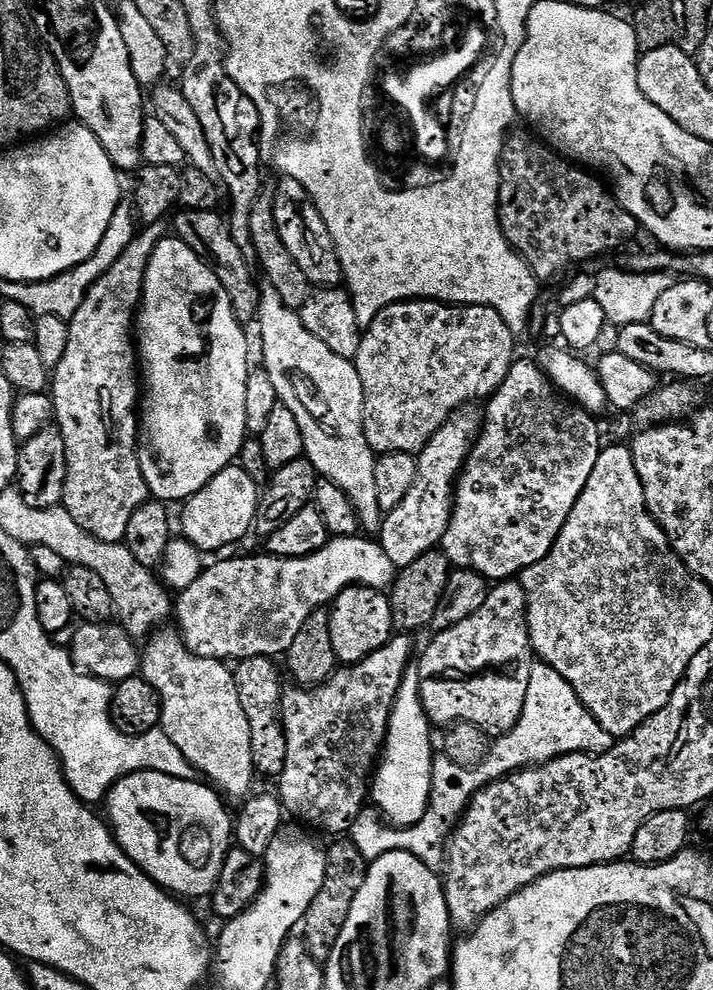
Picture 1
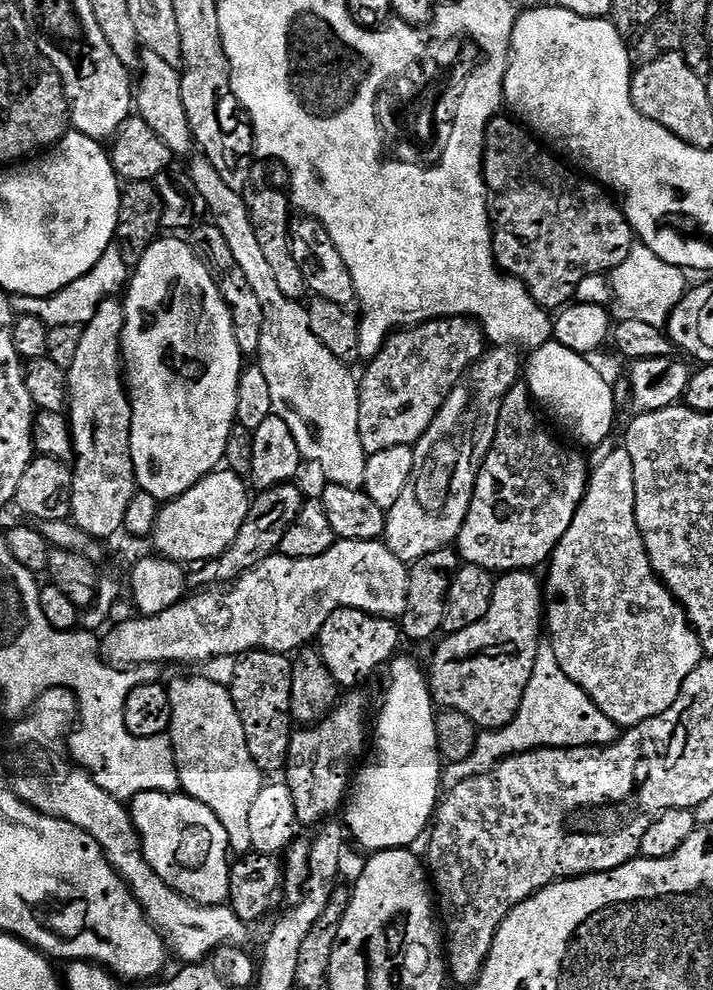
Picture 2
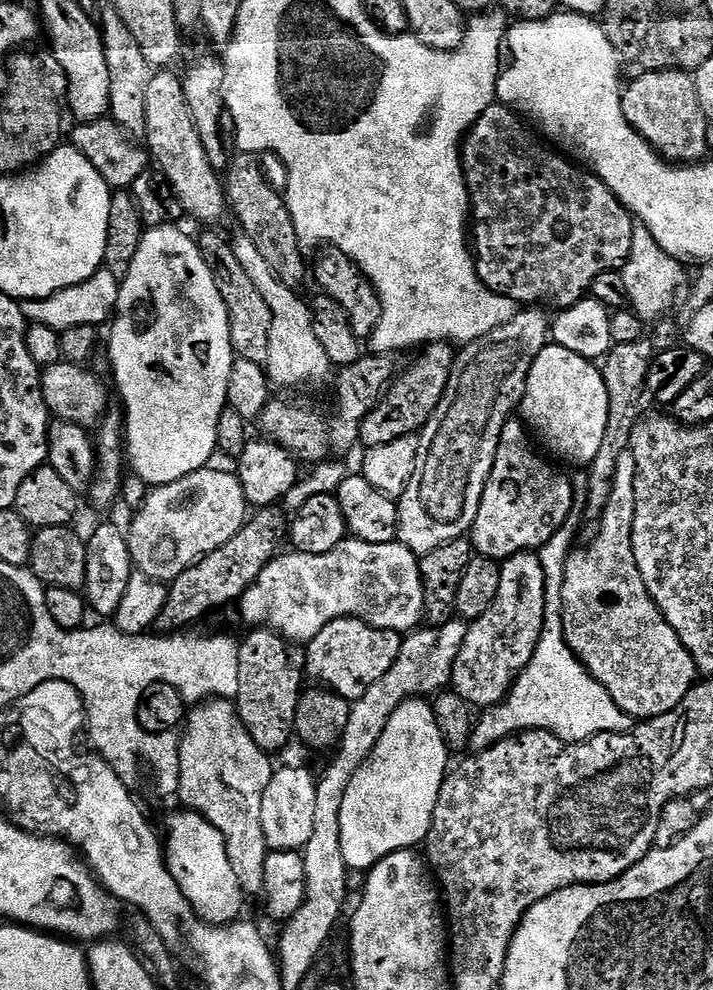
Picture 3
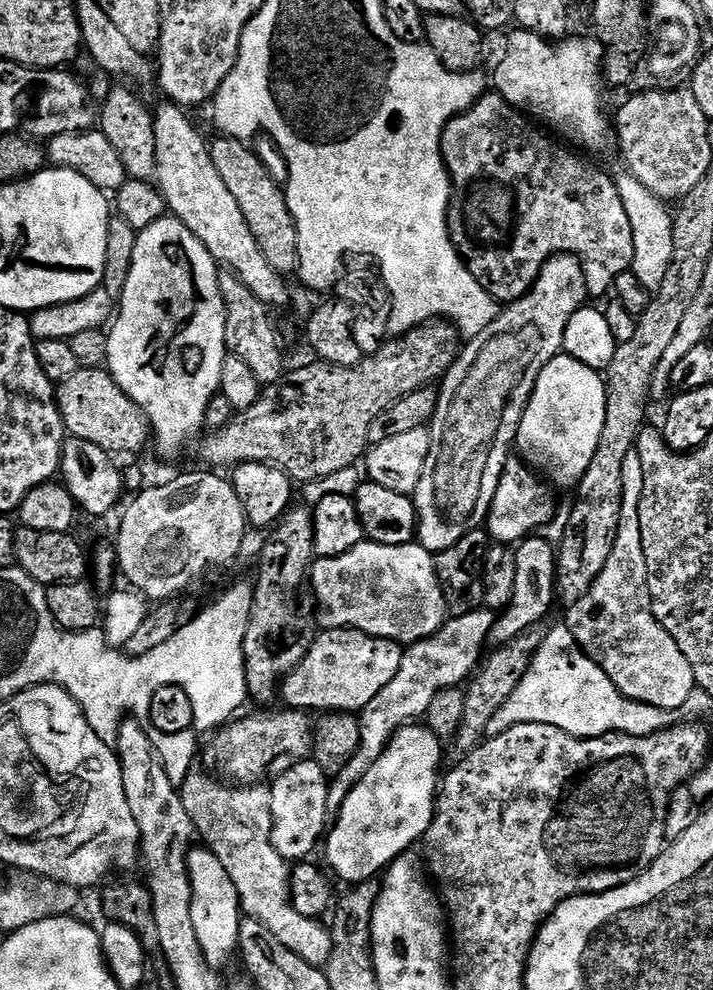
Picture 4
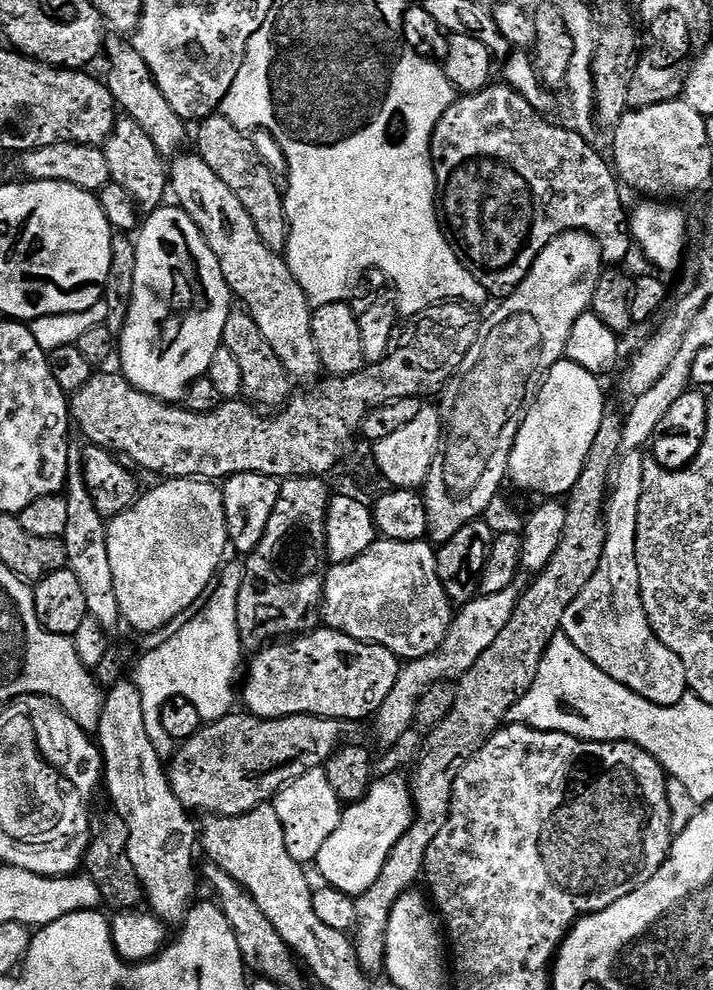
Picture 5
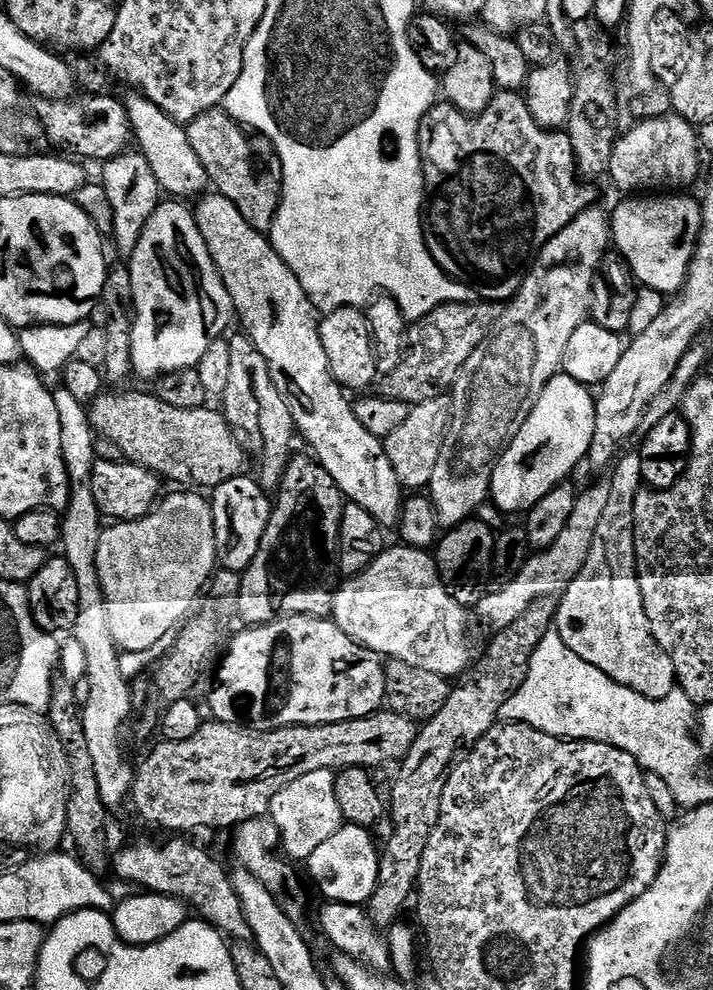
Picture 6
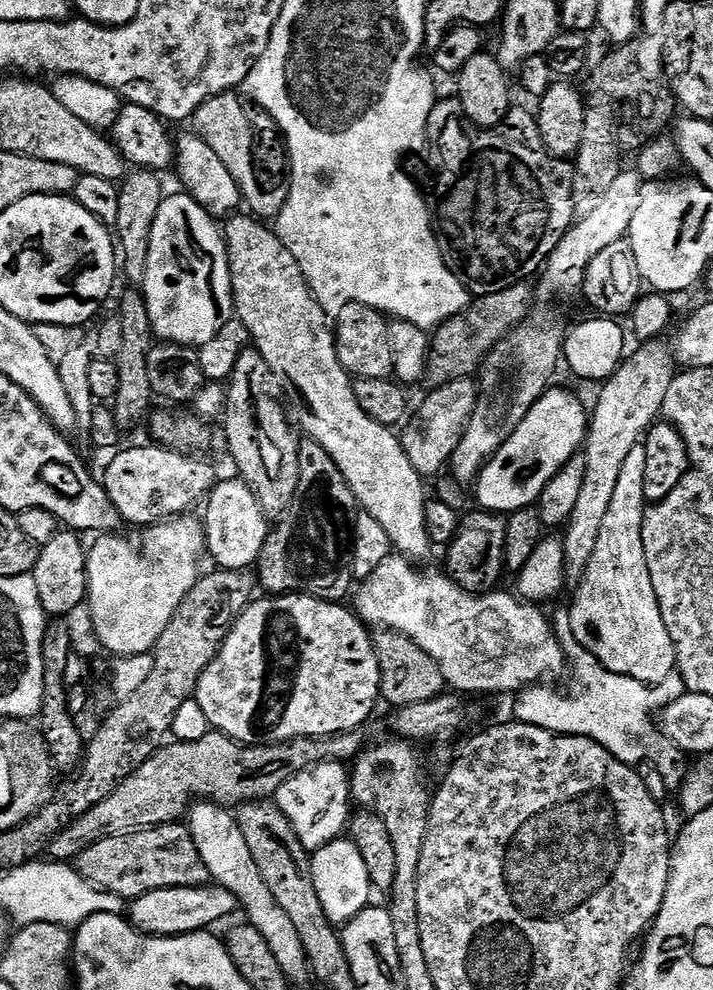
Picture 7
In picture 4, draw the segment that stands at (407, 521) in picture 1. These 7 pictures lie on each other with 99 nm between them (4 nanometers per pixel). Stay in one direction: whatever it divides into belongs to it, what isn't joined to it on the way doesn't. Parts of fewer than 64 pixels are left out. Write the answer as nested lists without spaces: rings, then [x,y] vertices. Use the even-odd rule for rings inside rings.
[[[567,254],[563,256],[551,256],[542,266],[542,270],[538,274],[538,278],[534,282],[532,289],[521,300],[511,301],[501,311],[499,318],[494,322],[490,322],[490,326],[486,326],[486,330],[482,330],[482,334],[471,337],[461,347],[460,355],[457,356],[456,361],[450,366],[450,370],[444,375],[444,379],[438,388],[436,412],[430,421],[430,454],[426,454],[426,466],[422,466],[422,478],[418,478],[418,486],[414,493],[414,499],[416,501],[416,540],[427,552],[435,554],[446,550],[446,546],[454,546],[454,542],[458,542],[458,538],[462,538],[468,532],[473,532],[475,528],[481,527],[487,521],[488,511],[494,502],[494,490],[498,490],[498,478],[502,478],[502,470],[506,466],[510,453],[513,451],[516,435],[518,434],[518,426],[522,422],[523,412],[530,402],[535,383],[538,382],[538,376],[542,372],[542,368],[551,359],[561,355],[564,347],[566,322],[570,322],[570,318],[574,318],[574,314],[578,309],[585,307],[588,299],[588,287],[586,286],[584,271],[580,265],[580,259]]]

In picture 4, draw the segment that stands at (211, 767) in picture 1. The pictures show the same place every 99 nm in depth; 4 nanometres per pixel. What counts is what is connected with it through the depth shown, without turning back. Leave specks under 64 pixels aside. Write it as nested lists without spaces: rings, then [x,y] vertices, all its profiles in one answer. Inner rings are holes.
[[[192,770],[179,785],[178,791],[182,798],[182,806],[186,806],[186,814],[190,814],[190,822],[195,835],[202,839],[203,847],[212,851],[214,858],[226,866],[226,874],[230,874],[230,882],[234,882],[234,890],[240,895],[240,910],[247,919],[262,922],[286,950],[294,950],[298,958],[310,962],[315,968],[324,968],[330,962],[332,949],[332,933],[319,919],[311,920],[292,905],[292,874],[289,861],[278,854],[272,845],[272,811],[270,798],[272,789],[267,783],[257,782],[247,786],[229,786],[219,779],[213,778],[207,771]]]

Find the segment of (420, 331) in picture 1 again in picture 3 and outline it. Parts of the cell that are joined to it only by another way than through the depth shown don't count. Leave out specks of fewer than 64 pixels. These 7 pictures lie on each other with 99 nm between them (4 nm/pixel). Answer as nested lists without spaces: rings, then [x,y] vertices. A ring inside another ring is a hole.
[[[433,342],[420,354],[421,356],[401,376],[399,373],[393,379],[375,408],[372,409],[372,413],[362,422],[360,444],[365,449],[386,446],[386,442],[394,442],[400,436],[419,433],[425,422],[432,416],[432,411],[438,406],[452,373],[453,345],[448,342]]]

